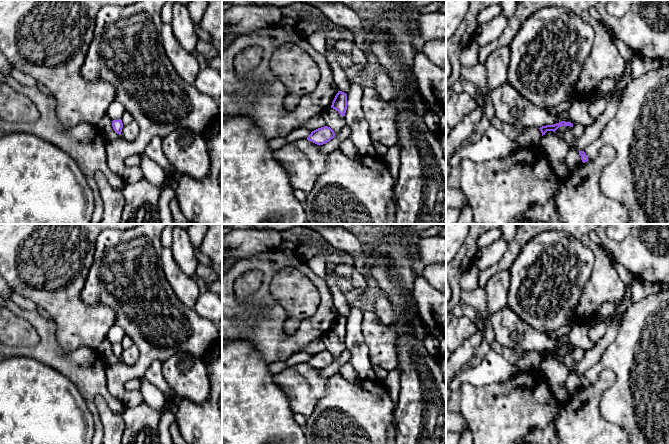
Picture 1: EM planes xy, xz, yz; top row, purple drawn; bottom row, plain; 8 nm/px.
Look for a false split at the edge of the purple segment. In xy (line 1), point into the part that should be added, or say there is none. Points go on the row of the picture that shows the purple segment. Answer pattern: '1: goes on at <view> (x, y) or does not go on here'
1: does not go on here

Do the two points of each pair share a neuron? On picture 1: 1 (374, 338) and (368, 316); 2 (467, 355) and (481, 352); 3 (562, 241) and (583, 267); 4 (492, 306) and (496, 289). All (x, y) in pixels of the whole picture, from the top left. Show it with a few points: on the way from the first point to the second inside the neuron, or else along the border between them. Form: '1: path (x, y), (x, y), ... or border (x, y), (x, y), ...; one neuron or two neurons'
1: path (374, 333), (370, 321); one neuron
2: border (477, 330), (482, 335), (475, 352), (479, 360); two neurons
3: path (563, 247), (577, 261); one neuron
4: path (495, 302), (496, 293); one neuron

